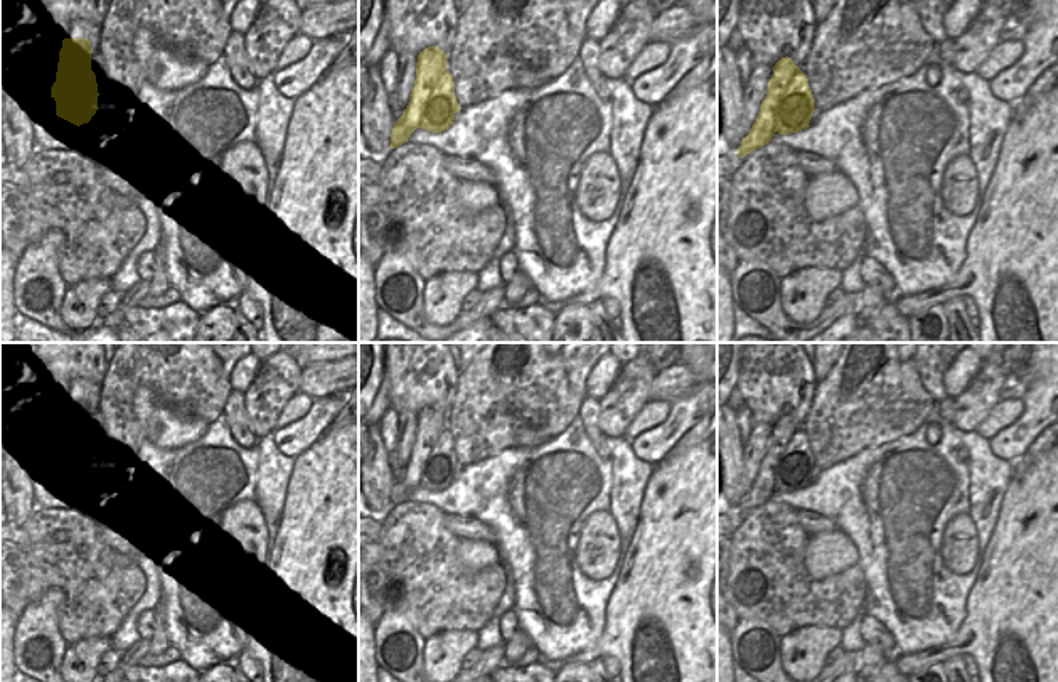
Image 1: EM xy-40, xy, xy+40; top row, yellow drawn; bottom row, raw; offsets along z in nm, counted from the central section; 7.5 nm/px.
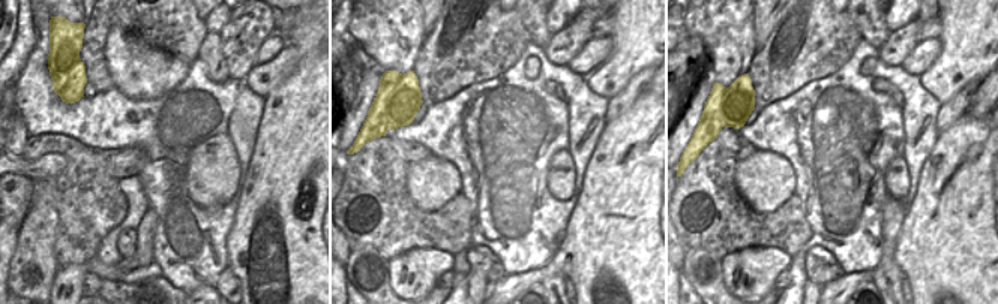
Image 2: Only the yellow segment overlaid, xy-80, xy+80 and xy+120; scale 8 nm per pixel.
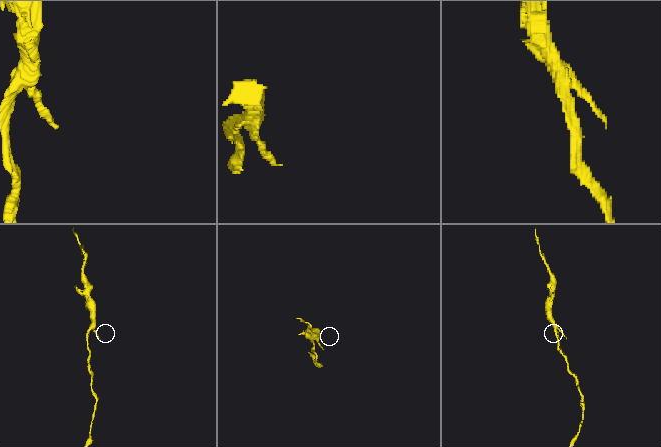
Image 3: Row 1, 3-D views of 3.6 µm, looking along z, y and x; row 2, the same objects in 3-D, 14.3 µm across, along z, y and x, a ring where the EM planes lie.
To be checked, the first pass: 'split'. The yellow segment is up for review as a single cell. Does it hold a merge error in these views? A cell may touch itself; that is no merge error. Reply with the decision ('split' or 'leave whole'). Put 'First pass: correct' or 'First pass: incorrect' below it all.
split
First pass: correct

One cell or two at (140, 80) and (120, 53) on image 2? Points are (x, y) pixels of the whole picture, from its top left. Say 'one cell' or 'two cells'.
one cell

